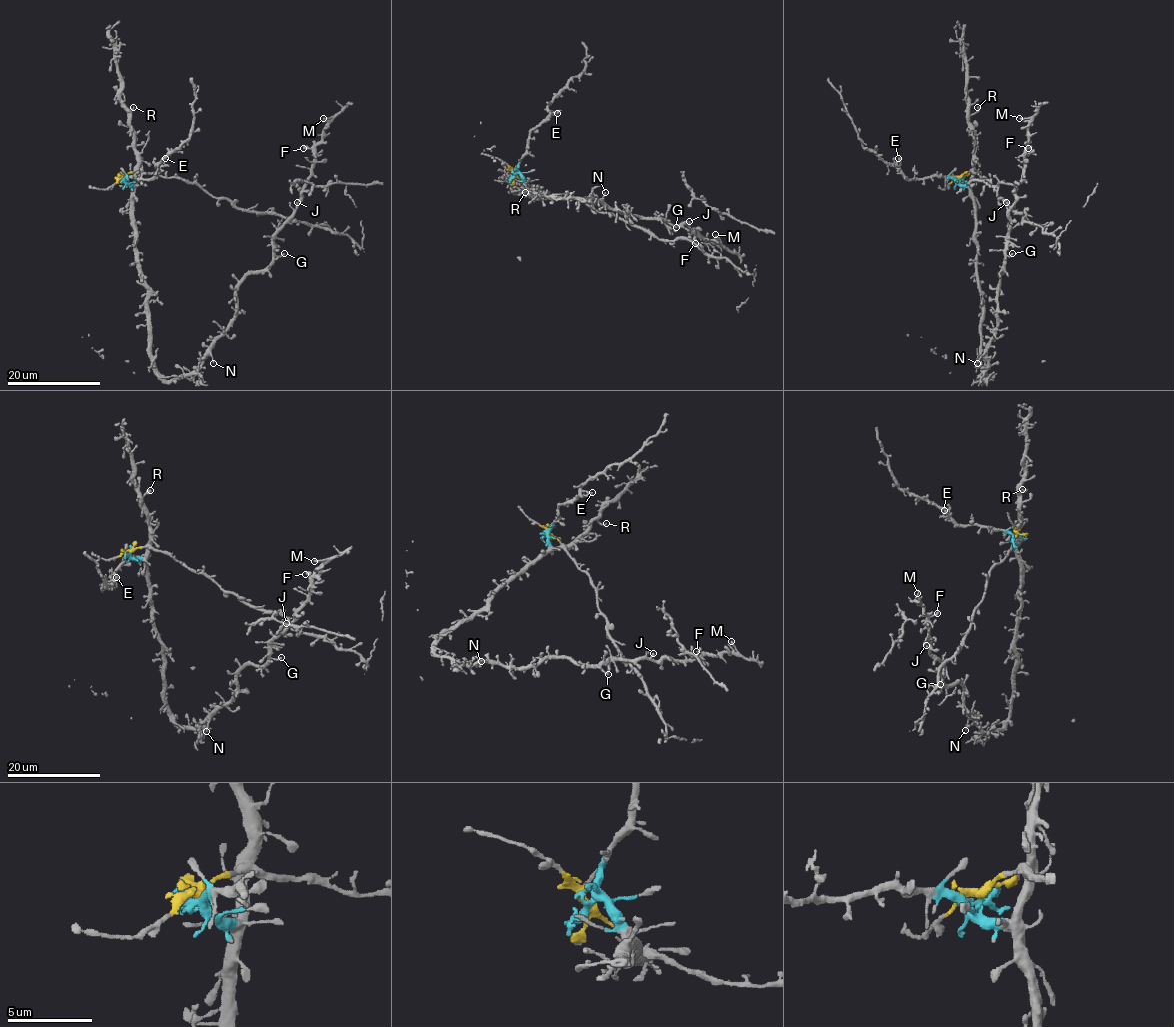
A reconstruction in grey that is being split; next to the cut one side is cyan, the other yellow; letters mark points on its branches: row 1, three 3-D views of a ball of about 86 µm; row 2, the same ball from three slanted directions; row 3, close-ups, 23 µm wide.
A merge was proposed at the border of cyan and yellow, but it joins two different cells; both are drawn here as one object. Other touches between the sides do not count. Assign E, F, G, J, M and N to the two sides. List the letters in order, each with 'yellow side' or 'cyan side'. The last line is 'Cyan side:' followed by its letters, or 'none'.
E: cyan side
F: cyan side
G: cyan side
J: cyan side
M: cyan side
N: cyan side
Cyan side: E, F, G, J, M, N

